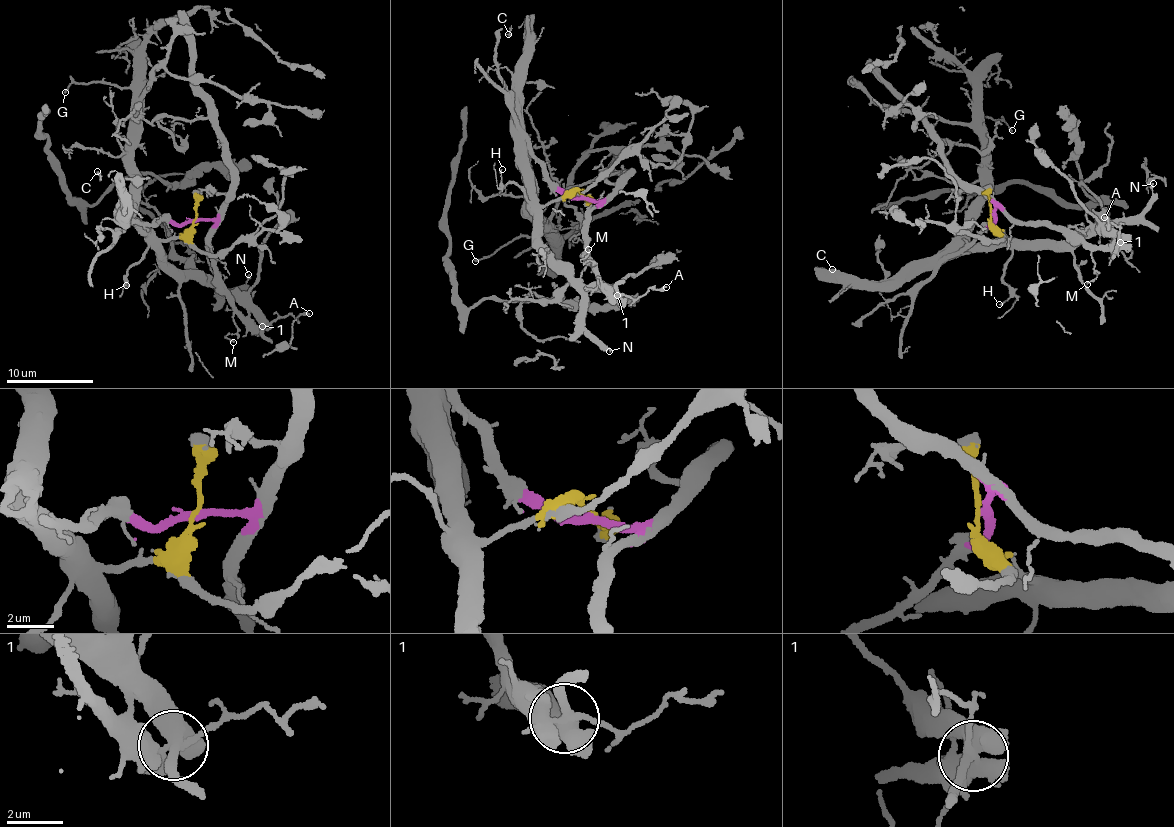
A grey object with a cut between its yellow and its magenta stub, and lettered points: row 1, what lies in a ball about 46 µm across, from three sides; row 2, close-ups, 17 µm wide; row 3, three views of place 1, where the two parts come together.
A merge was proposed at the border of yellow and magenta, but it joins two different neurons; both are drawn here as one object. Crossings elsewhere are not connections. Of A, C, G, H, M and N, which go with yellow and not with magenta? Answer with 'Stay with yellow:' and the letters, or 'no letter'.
Stay with yellow: C, G, H, N

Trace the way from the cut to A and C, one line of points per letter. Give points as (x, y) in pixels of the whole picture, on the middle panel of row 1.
A: (580, 196), (597, 204), (586, 219), (583, 261), (597, 283), (637, 299), (666, 286)
C: (580, 196), (574, 192), (545, 204), (537, 202), (520, 79), (528, 20), (512, 28), (508, 35)

